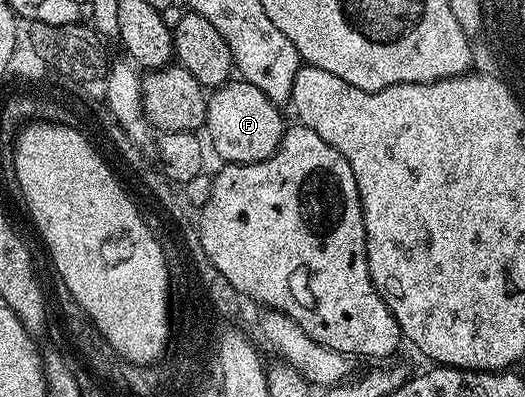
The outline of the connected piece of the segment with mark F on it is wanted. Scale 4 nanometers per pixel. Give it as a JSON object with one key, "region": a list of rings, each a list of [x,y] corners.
{"region":[[[230,79],[208,94],[203,129],[209,132],[209,141],[222,162],[250,165],[267,159],[279,147],[287,128],[281,112],[274,101],[259,91],[259,87],[251,87],[251,83],[240,79]]]}

